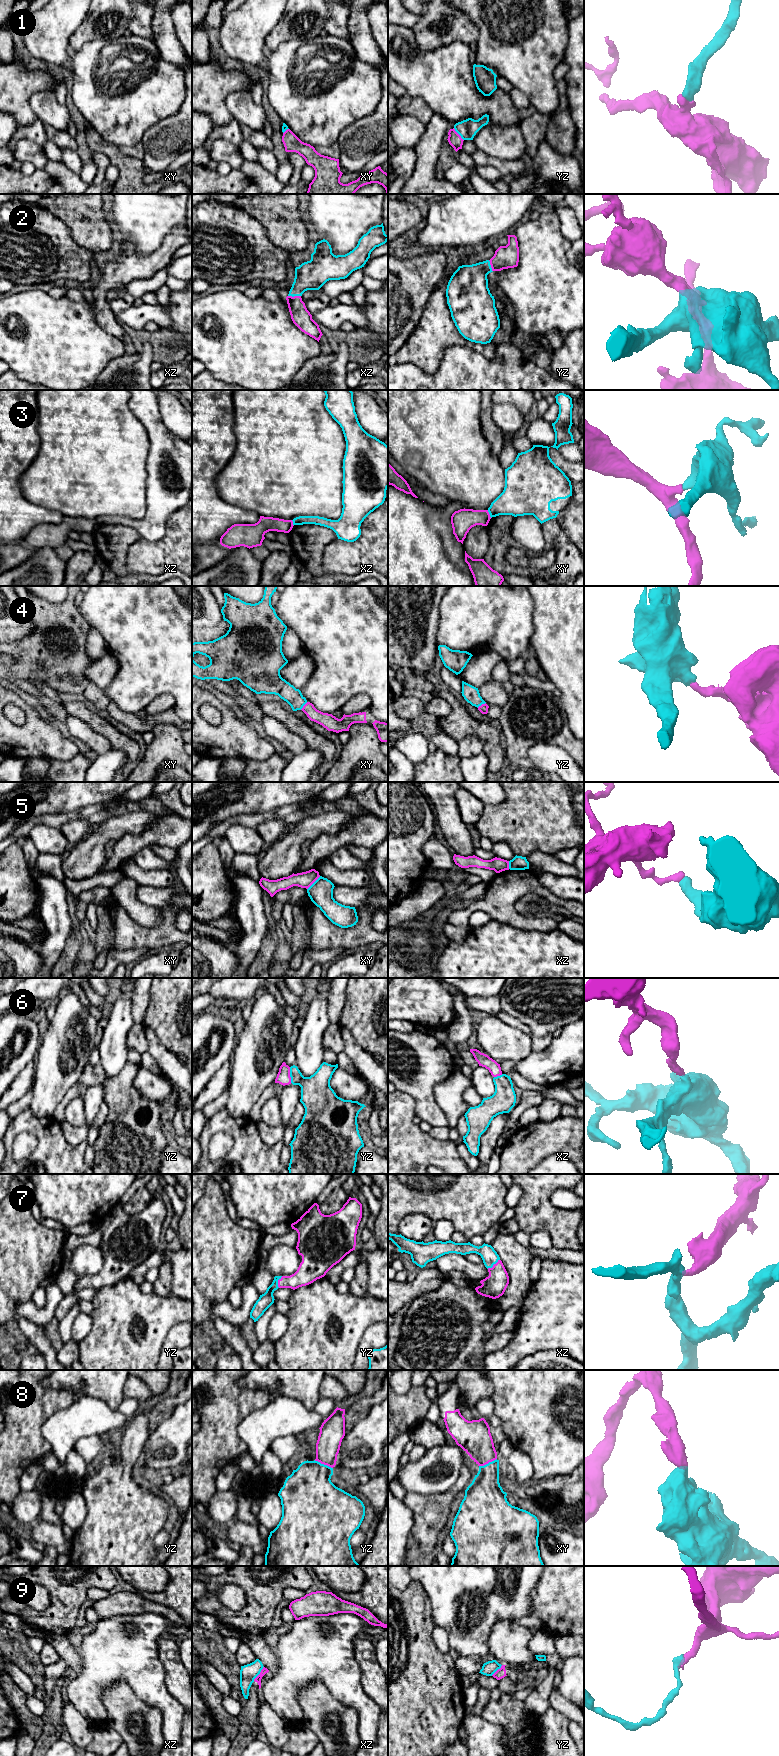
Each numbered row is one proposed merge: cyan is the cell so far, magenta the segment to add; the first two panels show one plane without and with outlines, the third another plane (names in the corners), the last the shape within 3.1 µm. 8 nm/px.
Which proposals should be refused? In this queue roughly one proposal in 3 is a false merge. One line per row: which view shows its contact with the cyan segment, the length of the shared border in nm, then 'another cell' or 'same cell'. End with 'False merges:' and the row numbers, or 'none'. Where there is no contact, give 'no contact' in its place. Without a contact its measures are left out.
1: contact in yz; length 130 nm; same cell
2: contact in xz; length 100 nm; same cell
3: contact in xy; length 70 nm; another cell
4: contact in yz; length 80 nm; another cell
5: contact in xy; length 160 nm; another cell
6: contact in yz; length 130 nm; same cell
7: contact in xz; length 130 nm; same cell
8: contact in yz; length 170 nm; same cell
9: contact in xz; length 150 nm; another cell
False merges: 3, 4, 5, 9

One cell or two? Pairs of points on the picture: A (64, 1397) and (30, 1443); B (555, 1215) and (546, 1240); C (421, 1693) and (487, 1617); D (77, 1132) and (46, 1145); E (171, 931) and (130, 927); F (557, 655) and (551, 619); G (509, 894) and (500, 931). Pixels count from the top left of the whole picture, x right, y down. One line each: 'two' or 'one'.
A: one
B: two
C: two
D: two
E: one
F: one
G: two

